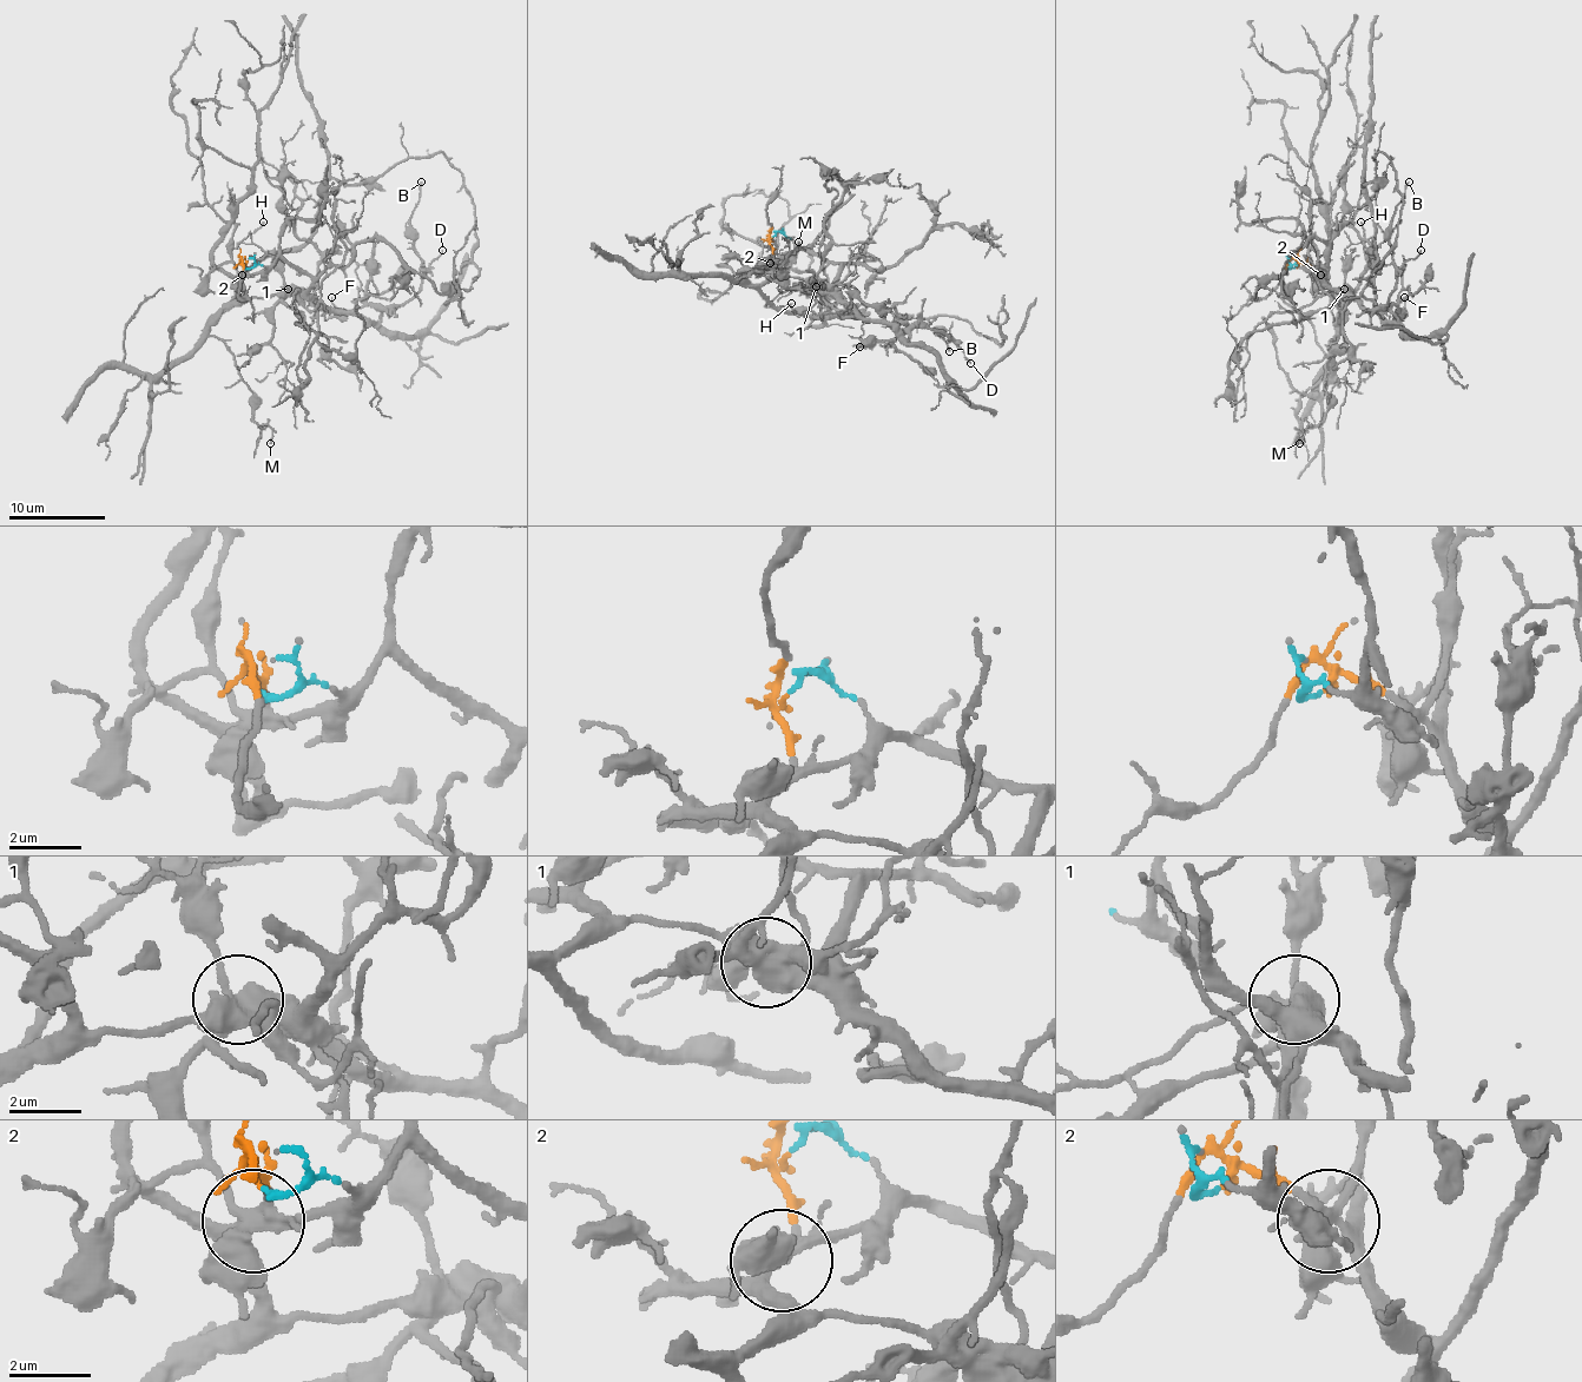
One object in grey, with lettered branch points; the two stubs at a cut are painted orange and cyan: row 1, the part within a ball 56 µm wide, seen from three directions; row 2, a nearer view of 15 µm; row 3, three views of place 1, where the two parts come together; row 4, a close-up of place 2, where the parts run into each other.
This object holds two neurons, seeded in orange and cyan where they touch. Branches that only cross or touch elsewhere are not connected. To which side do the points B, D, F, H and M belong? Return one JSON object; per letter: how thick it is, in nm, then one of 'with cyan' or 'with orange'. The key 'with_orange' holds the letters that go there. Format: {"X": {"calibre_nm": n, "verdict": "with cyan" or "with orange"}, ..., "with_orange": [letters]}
{"B": {"calibre_nm": 130, "verdict": "with cyan"}, "D": {"calibre_nm": 100, "verdict": "with cyan"}, "F": {"calibre_nm": 110, "verdict": "with cyan"}, "H": {"calibre_nm": 110, "verdict": "with cyan"}, "M": {"calibre_nm": 130, "verdict": "with orange"}, "with_orange": ["M"]}

